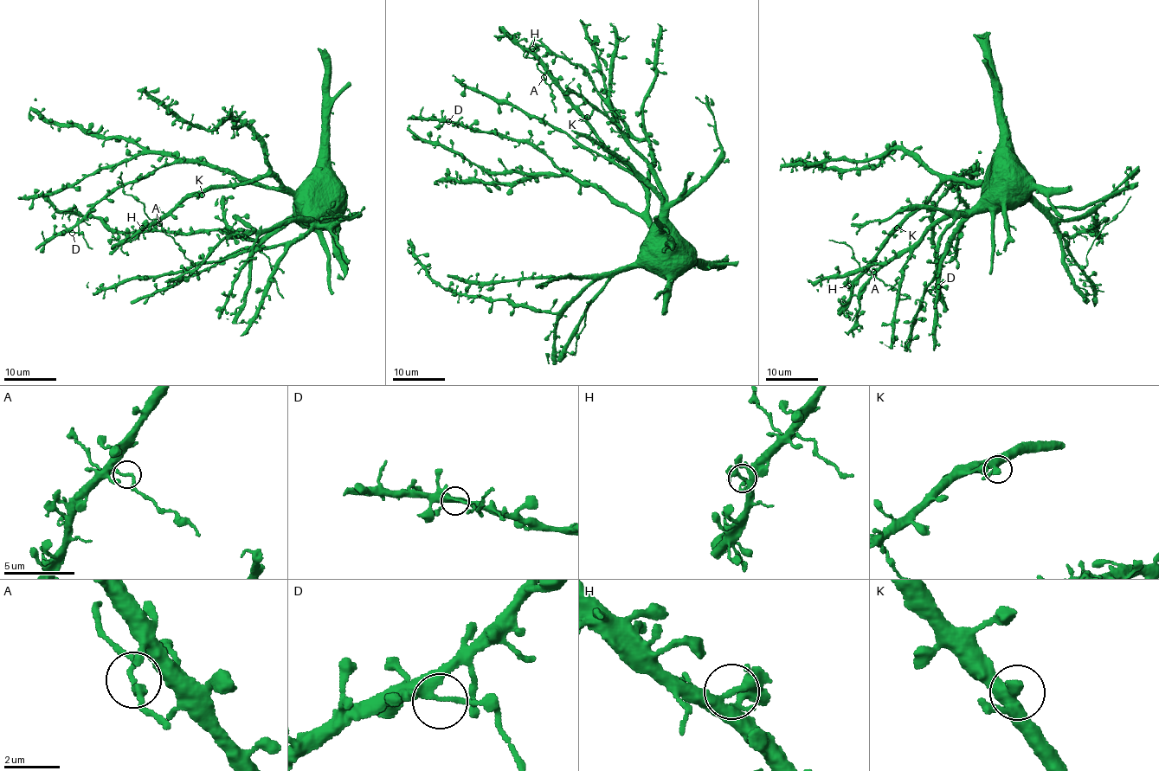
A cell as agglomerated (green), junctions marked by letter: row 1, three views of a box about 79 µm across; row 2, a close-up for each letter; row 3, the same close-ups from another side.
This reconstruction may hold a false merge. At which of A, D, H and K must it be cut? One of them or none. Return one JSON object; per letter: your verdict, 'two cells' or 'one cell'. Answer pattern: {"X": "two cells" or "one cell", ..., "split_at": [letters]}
{"A": "one cell", "D": "one cell", "H": "one cell", "K": "one cell", "split_at": []}

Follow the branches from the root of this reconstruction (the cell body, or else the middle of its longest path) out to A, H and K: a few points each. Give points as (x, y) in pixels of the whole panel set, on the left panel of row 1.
A: (306, 216), (300, 217), (297, 201), (274, 177), (260, 174), (195, 192), (159, 218), (159, 223)
H: (306, 216), (300, 217), (297, 201), (274, 177), (260, 174), (247, 182), (217, 184), (195, 192), (142, 228)
K: (306, 216), (300, 217), (297, 201), (273, 176), (260, 174), (240, 183), (217, 184), (206, 189), (202, 195)

